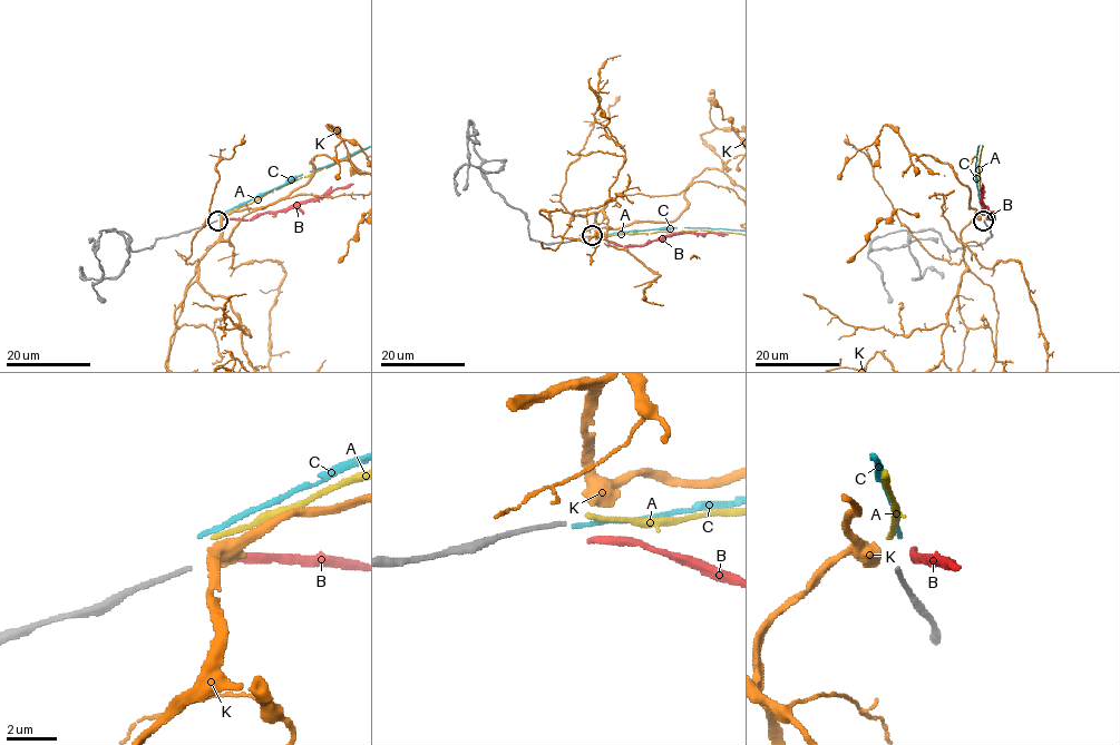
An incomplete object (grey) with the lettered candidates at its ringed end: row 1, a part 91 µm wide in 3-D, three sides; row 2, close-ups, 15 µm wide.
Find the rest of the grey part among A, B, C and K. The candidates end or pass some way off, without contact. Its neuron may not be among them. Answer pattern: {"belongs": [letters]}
{"belongs": []}

